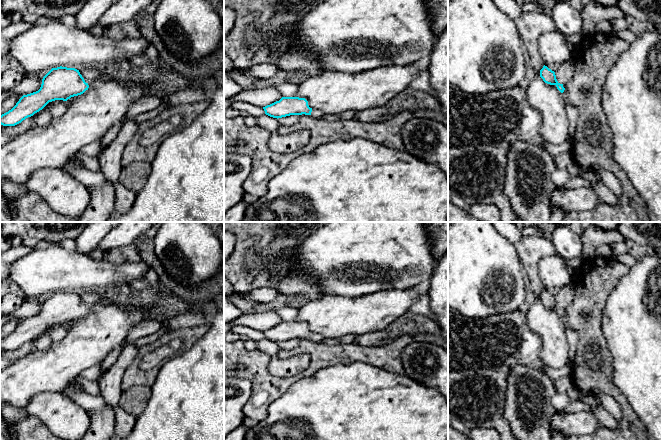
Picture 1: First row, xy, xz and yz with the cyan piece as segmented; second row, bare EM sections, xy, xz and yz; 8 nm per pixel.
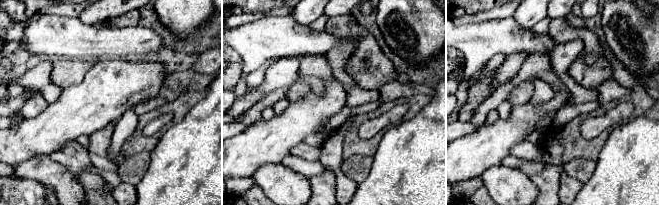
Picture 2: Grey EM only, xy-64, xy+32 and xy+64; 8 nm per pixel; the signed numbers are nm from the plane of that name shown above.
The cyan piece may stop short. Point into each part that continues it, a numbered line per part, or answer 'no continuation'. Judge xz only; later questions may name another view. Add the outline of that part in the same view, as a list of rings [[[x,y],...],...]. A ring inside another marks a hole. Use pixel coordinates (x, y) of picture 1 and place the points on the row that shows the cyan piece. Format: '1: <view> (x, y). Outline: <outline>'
1: xz (317, 114). Outline: [[[312,109],[312,112],[311,112],[310,116],[312,116],[312,117],[314,117],[316,119],[321,119],[321,118],[324,118],[324,115],[325,115],[324,112]]]

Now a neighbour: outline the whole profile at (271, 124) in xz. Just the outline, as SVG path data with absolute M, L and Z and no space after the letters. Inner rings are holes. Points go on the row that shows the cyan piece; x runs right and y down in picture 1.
M266 114L256 118L257 126L265 128L269 132L277 132L278 128L281 126L277 118L270 117Z

